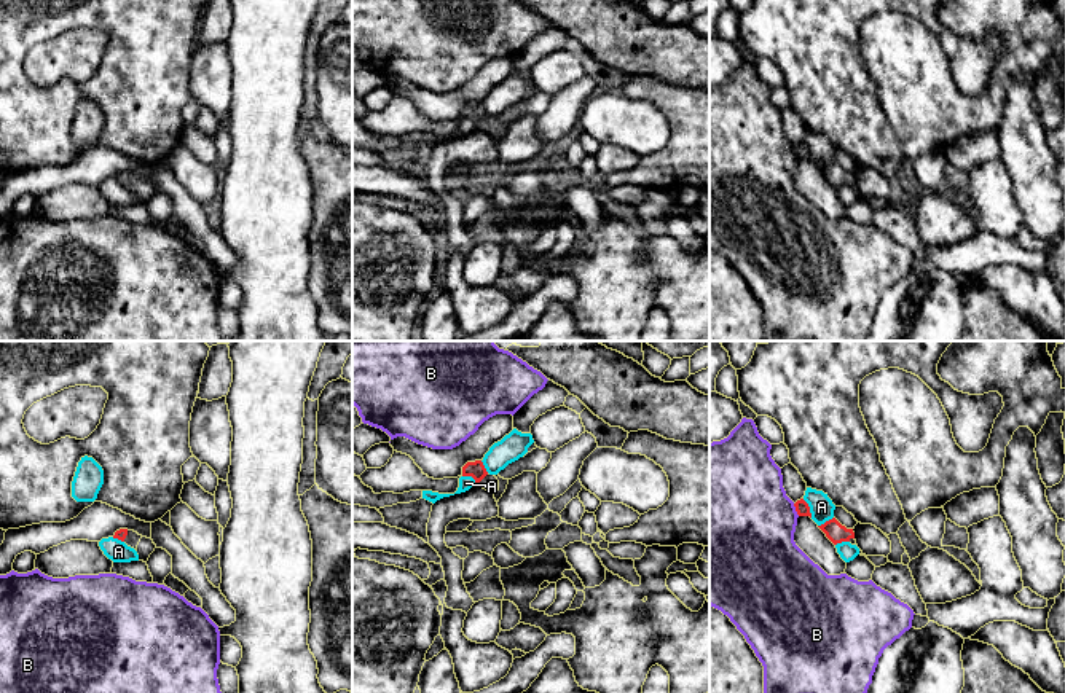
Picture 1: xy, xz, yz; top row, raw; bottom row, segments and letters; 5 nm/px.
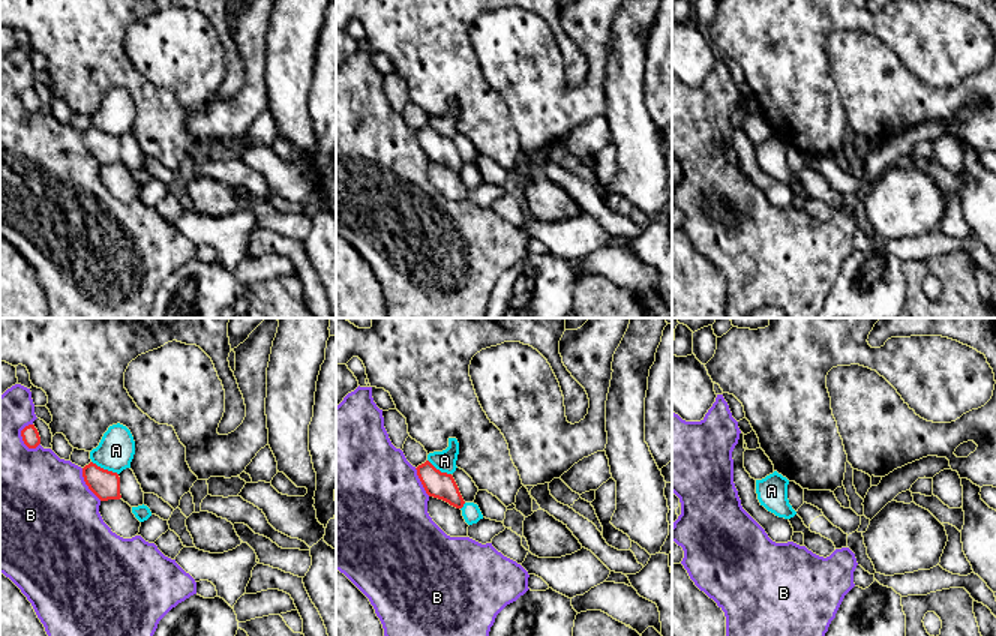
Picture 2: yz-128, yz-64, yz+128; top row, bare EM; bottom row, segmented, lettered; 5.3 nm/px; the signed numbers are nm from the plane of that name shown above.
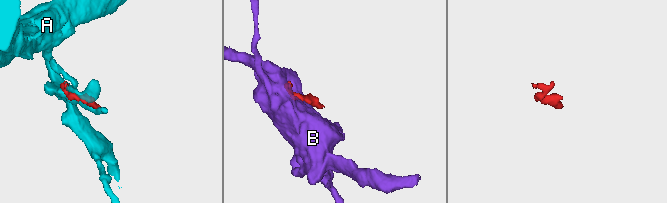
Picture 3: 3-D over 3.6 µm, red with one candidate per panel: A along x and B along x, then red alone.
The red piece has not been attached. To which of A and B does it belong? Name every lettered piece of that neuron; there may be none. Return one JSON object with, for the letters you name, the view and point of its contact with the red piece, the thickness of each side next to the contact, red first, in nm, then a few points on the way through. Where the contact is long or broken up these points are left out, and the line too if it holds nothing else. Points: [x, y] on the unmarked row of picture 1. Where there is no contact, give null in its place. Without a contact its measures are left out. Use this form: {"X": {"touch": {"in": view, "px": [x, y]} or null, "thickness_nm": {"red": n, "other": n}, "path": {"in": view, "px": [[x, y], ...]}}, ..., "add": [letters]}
{"add": []}

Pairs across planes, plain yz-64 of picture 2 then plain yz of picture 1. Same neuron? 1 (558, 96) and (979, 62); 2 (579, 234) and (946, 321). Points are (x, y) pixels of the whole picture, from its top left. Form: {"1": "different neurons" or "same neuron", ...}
{"1": "different neurons", "2": "different neurons"}

